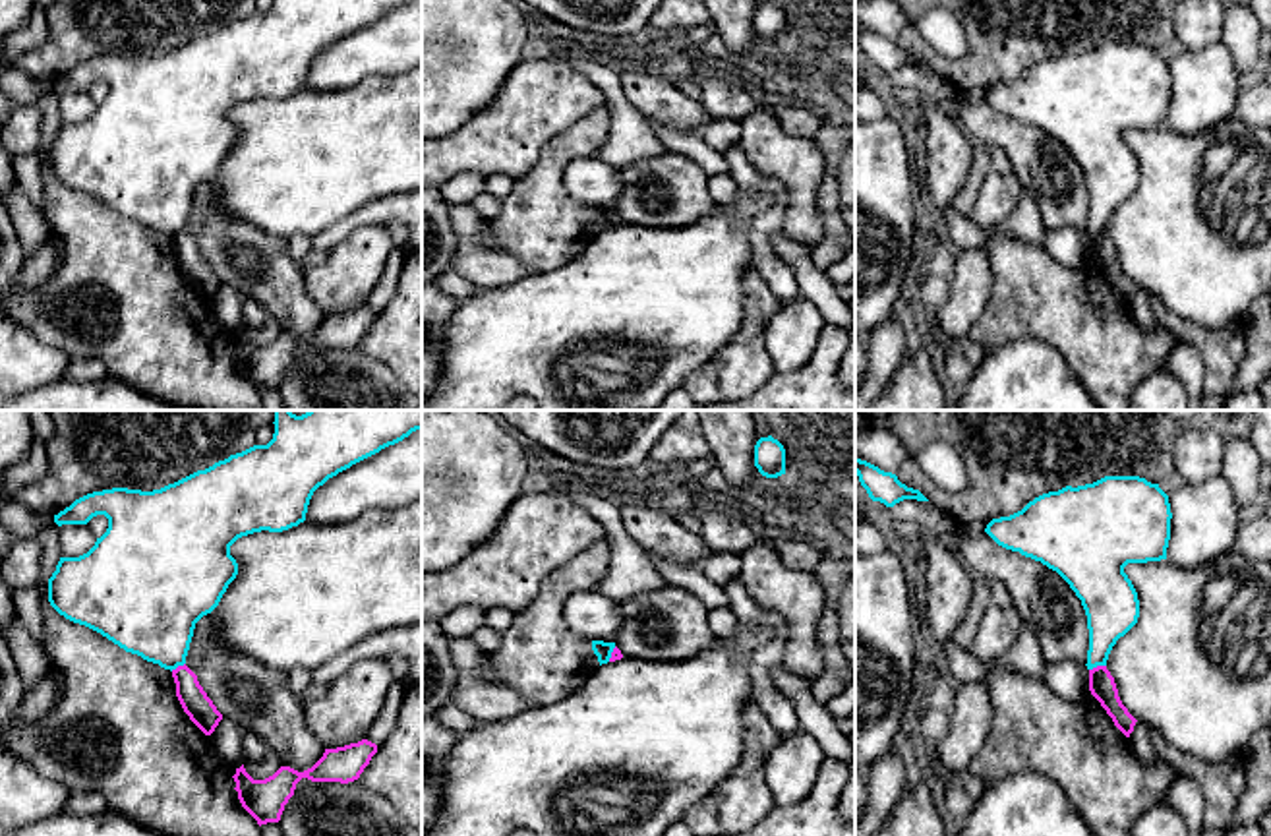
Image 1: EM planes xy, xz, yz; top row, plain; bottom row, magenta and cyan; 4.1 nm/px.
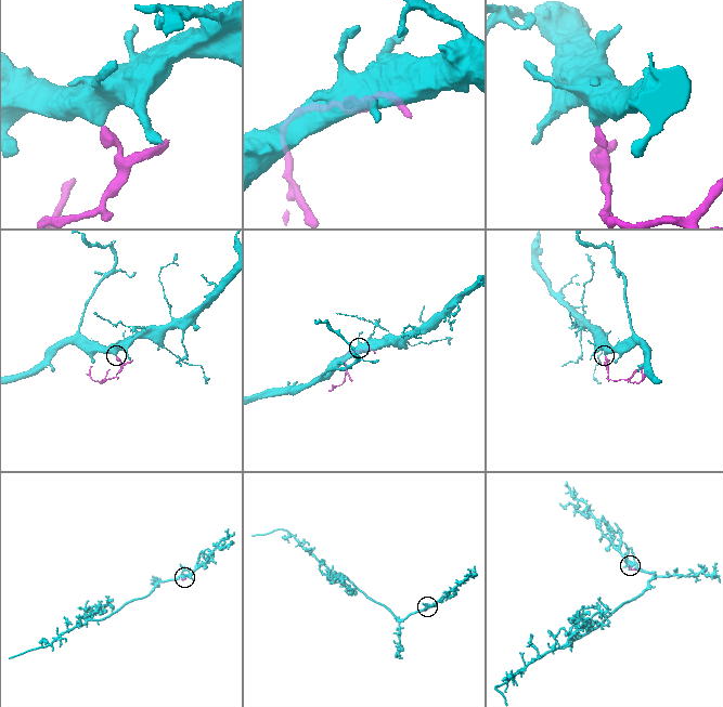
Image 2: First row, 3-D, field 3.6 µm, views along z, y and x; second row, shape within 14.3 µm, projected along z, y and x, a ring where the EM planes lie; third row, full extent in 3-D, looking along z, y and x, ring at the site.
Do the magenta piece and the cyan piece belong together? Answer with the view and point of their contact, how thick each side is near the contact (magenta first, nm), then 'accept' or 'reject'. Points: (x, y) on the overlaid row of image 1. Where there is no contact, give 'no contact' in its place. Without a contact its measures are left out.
yz (1097, 666) | 110/220 nm | reject

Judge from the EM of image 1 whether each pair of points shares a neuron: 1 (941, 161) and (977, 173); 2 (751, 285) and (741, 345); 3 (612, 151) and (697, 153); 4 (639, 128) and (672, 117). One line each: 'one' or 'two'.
1: two
2: one
3: two
4: two

